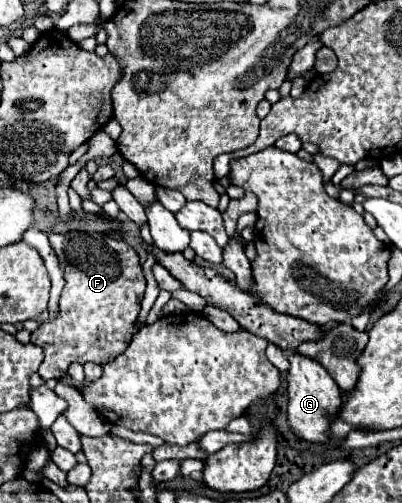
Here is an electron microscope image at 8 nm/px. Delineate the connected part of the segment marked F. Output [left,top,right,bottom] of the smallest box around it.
[30,233,146,381]

